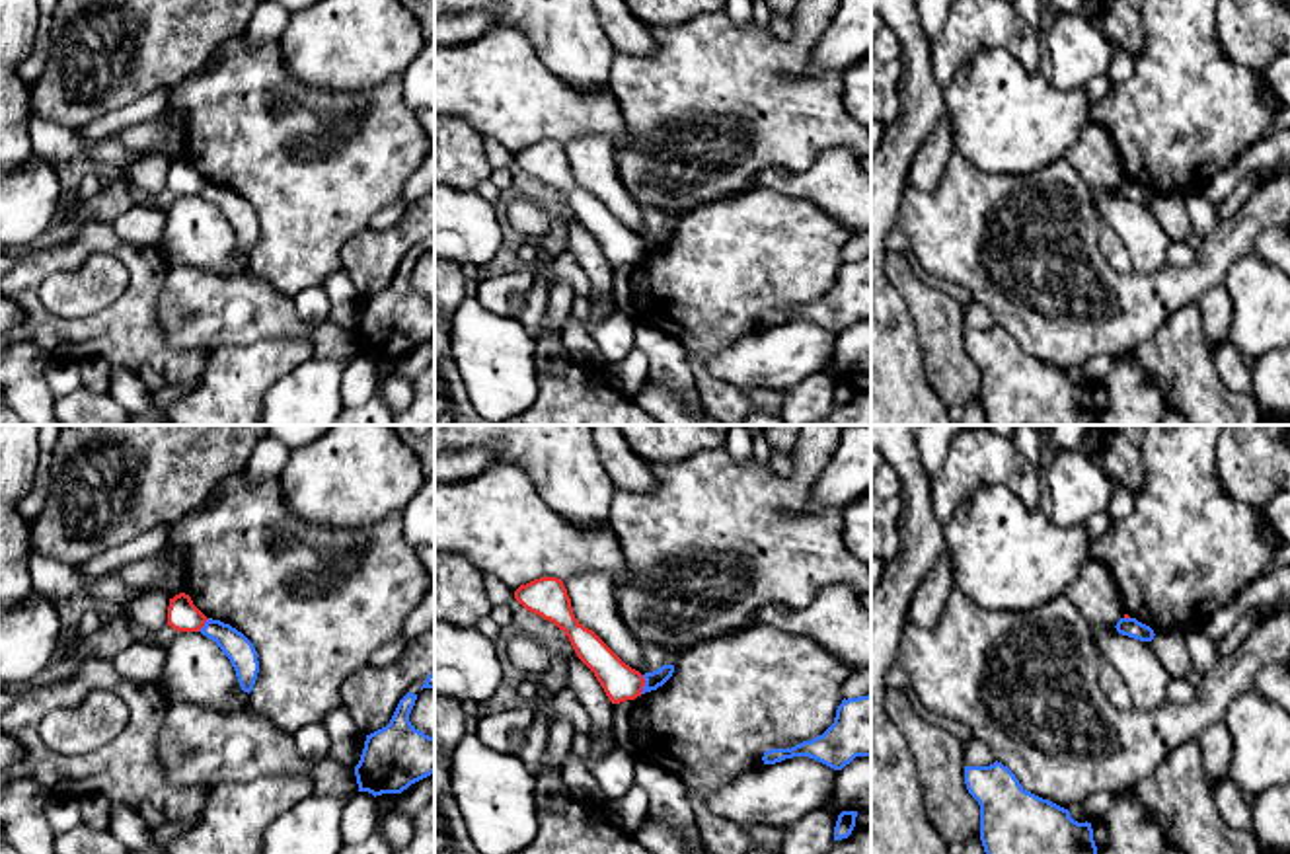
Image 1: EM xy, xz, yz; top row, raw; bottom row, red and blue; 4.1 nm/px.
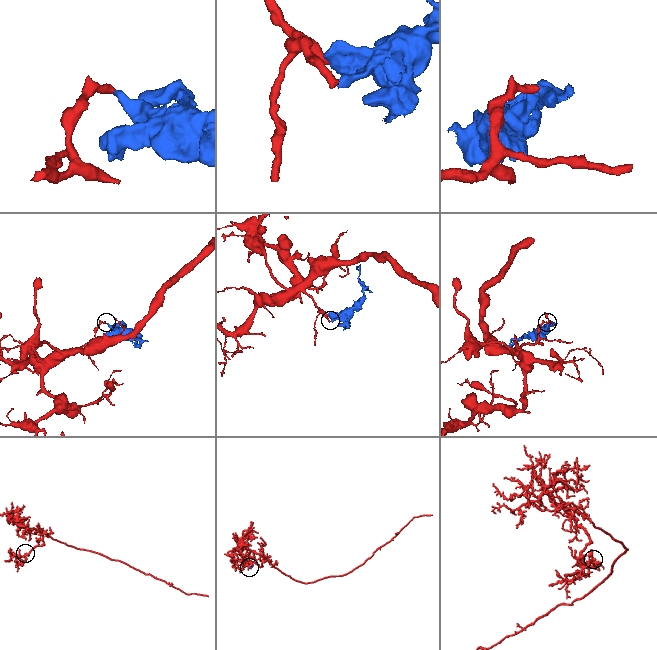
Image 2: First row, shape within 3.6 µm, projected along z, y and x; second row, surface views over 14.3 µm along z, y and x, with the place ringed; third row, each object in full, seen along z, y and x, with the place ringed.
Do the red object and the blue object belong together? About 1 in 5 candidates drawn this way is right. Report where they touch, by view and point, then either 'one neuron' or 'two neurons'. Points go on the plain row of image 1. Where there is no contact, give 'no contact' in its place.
xz (644, 248) | two neurons

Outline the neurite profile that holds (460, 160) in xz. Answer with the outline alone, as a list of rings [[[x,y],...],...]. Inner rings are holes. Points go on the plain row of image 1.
[[[452,115],[435,117],[435,181],[456,189],[474,189],[491,179],[483,136],[470,123]]]

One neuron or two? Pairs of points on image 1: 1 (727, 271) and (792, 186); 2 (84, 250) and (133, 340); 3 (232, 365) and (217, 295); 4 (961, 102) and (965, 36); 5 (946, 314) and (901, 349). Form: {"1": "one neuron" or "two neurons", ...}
{"1": "two neurons", "2": "one neuron", "3": "two neurons", "4": "two neurons", "5": "two neurons"}

